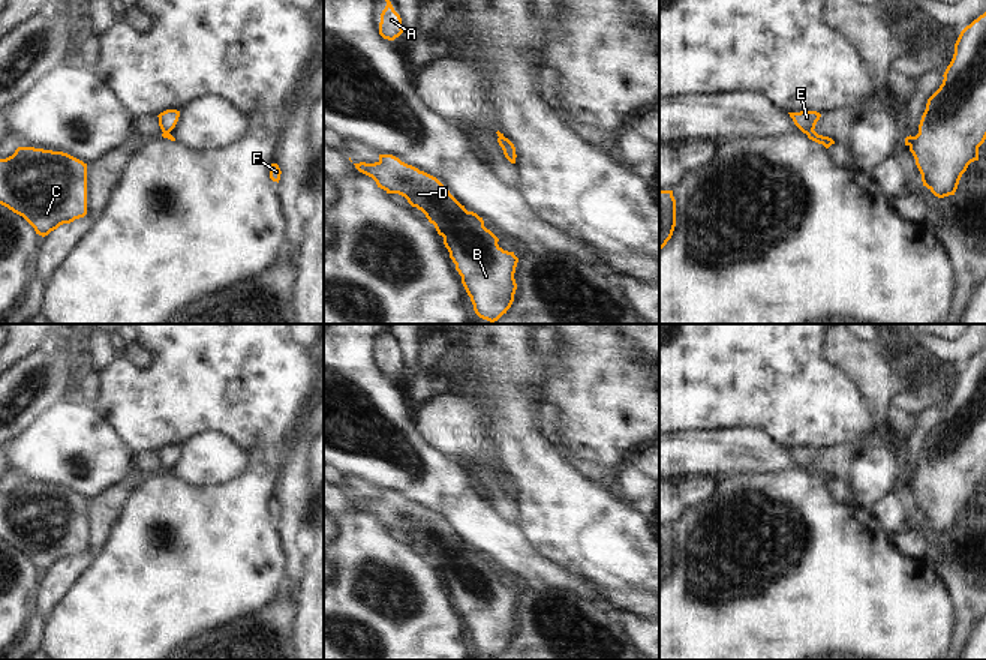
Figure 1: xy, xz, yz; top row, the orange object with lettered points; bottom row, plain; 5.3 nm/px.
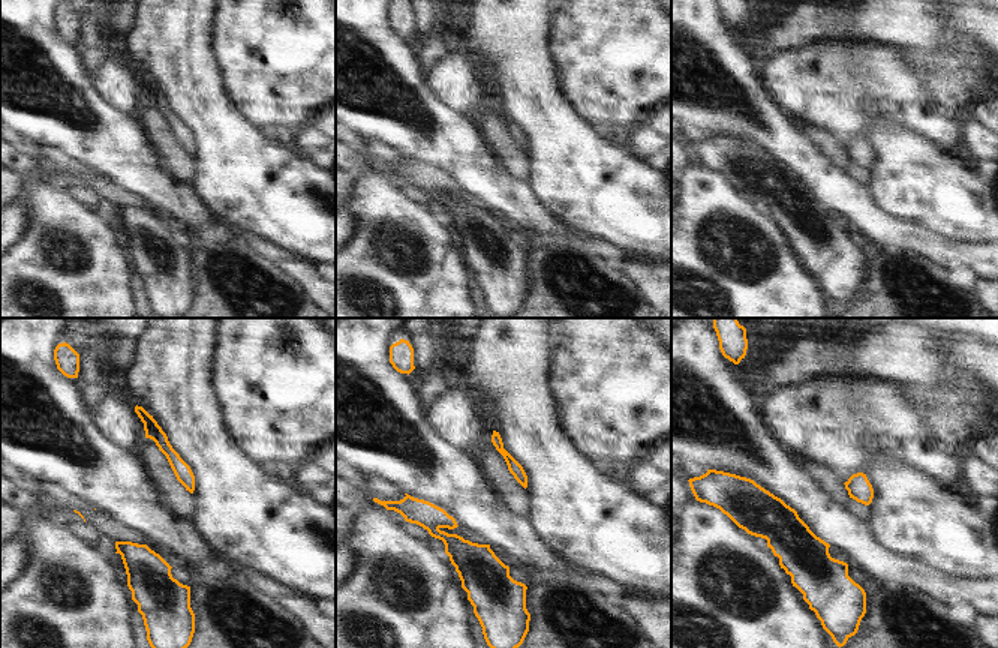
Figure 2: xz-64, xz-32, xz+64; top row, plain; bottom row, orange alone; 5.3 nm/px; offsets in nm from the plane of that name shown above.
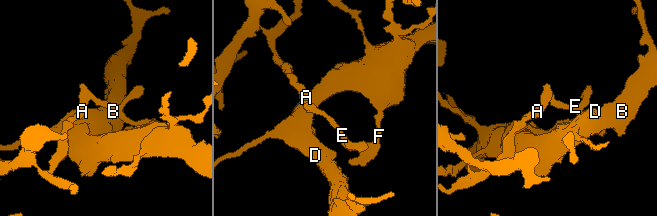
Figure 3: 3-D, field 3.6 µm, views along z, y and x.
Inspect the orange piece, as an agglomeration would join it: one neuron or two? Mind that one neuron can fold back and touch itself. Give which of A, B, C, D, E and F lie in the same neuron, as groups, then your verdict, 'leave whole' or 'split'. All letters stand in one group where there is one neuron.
A E / B C D F | split

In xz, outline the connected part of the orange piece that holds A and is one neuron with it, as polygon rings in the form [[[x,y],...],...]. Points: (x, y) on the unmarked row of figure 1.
[[[384,332],[387,342],[381,350],[381,358],[379,358],[379,370],[384,375],[394,376],[403,369],[402,364],[402,354],[400,351],[394,346],[390,333]]]

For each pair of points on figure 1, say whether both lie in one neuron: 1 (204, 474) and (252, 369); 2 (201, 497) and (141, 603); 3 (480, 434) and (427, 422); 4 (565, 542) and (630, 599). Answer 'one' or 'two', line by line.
1: two
2: one
3: one
4: two

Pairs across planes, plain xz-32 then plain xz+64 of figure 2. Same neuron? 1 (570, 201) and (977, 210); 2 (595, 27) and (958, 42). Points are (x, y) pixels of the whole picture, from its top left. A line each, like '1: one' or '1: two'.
1: one
2: one

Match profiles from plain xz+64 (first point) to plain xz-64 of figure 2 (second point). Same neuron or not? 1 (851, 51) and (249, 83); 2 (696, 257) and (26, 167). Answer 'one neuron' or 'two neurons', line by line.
1: two neurons
2: two neurons

